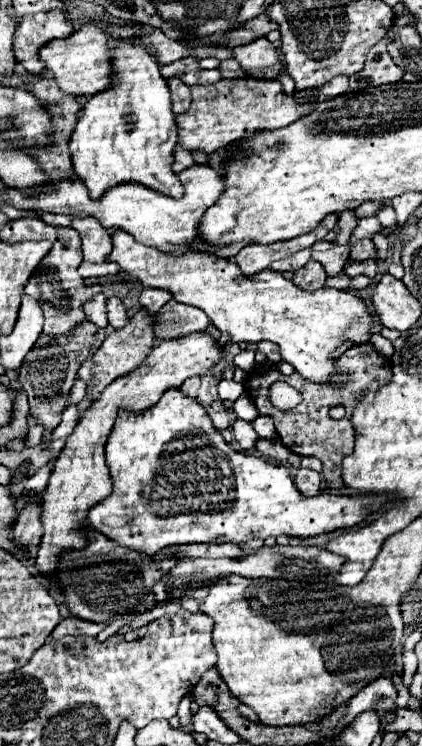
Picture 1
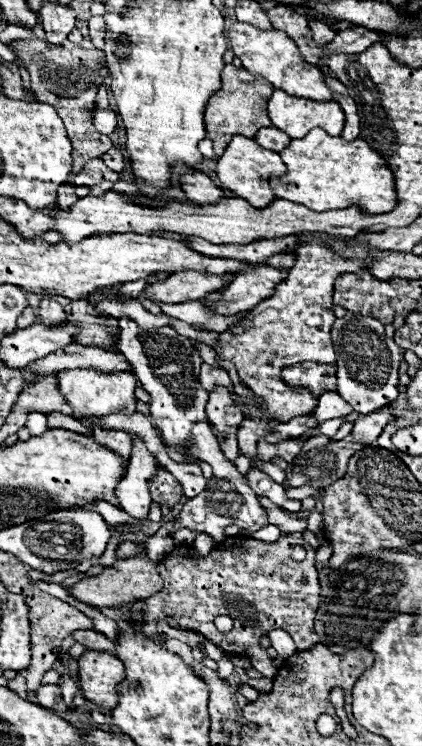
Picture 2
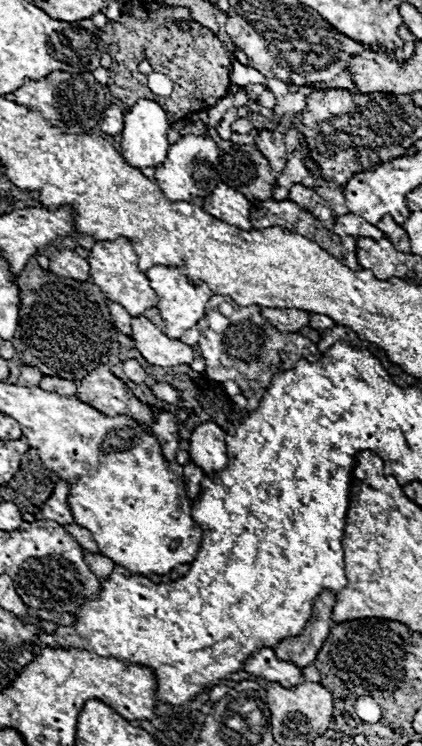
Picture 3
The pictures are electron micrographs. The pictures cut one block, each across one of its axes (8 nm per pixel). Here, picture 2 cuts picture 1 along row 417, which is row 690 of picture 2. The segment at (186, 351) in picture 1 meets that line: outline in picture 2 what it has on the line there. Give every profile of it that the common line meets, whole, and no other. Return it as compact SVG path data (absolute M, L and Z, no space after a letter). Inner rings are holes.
M86 650L78 658L78 678L84 698L110 710L118 704L116 686L126 680L126 672L122 660L114 654Z

